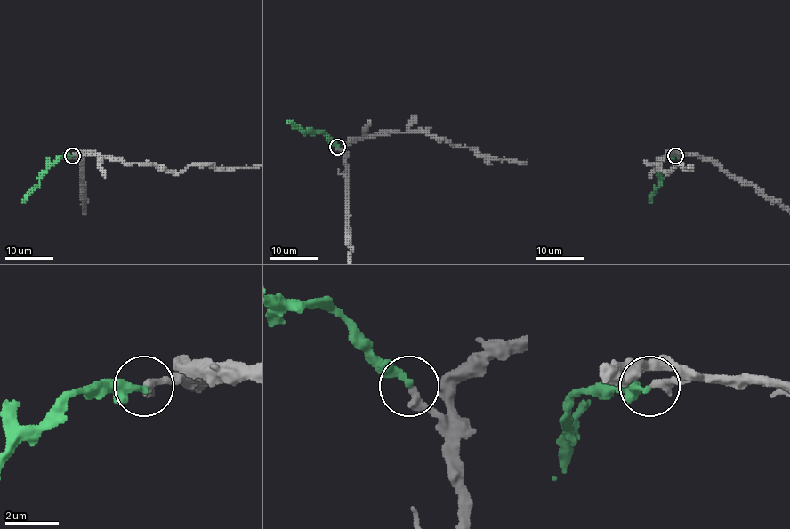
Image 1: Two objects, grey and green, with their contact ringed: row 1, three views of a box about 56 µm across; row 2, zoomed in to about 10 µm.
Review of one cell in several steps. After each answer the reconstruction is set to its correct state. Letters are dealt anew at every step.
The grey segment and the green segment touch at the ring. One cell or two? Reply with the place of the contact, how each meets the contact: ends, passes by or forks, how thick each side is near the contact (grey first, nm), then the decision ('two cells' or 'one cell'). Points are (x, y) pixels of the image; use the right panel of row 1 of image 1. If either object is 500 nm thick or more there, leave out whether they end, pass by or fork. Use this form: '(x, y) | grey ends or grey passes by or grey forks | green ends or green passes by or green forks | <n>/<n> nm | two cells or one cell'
(675, 156) | grey ends | green ends | 340/280 nm | one cell

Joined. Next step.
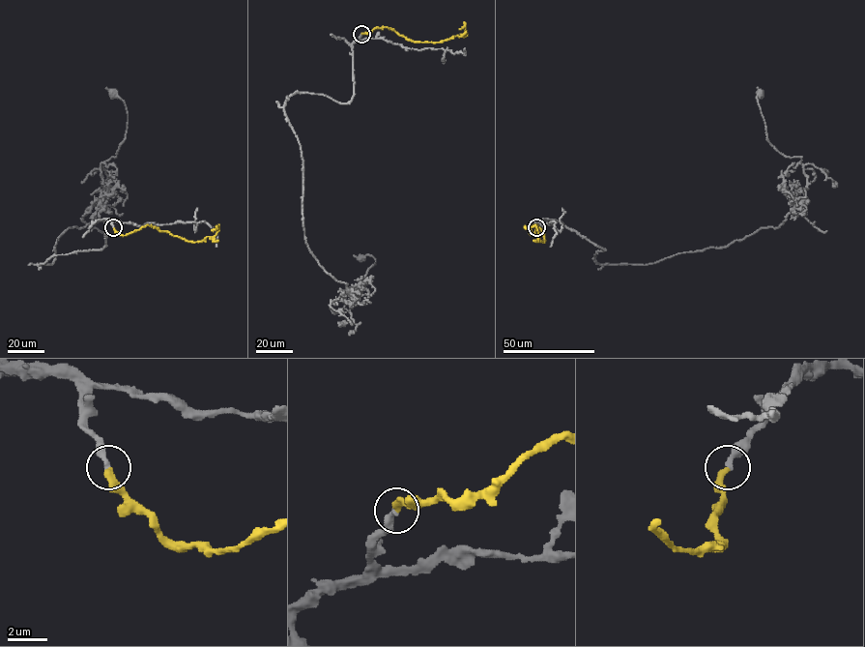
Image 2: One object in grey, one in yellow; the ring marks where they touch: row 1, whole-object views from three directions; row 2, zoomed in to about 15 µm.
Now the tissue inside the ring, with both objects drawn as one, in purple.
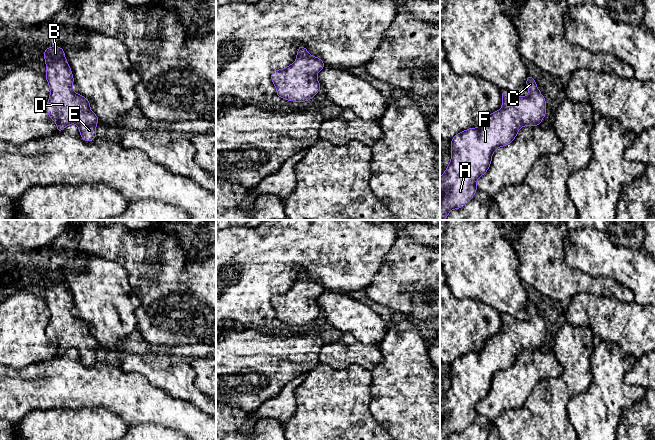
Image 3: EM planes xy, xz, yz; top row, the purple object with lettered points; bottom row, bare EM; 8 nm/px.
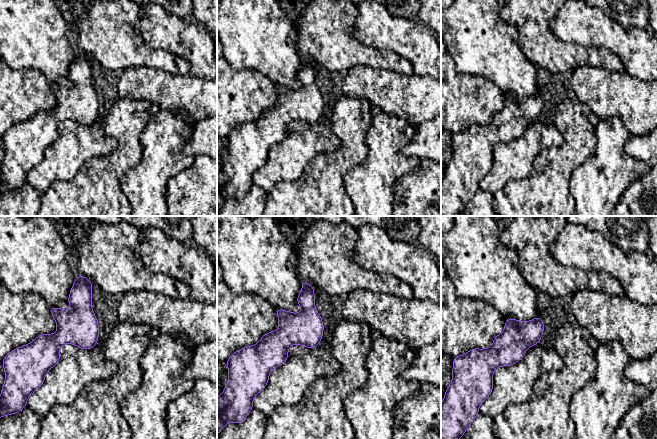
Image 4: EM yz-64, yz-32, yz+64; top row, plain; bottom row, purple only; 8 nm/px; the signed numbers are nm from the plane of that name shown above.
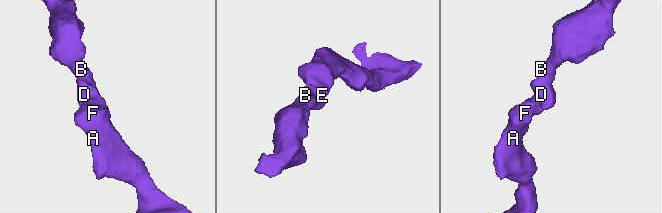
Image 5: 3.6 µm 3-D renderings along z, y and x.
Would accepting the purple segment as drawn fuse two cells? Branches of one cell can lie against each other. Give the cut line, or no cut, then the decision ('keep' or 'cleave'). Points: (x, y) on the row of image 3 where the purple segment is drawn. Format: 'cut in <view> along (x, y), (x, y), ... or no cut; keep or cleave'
no cut; keep

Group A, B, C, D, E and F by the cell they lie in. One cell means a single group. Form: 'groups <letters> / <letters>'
groups A B C D E F

